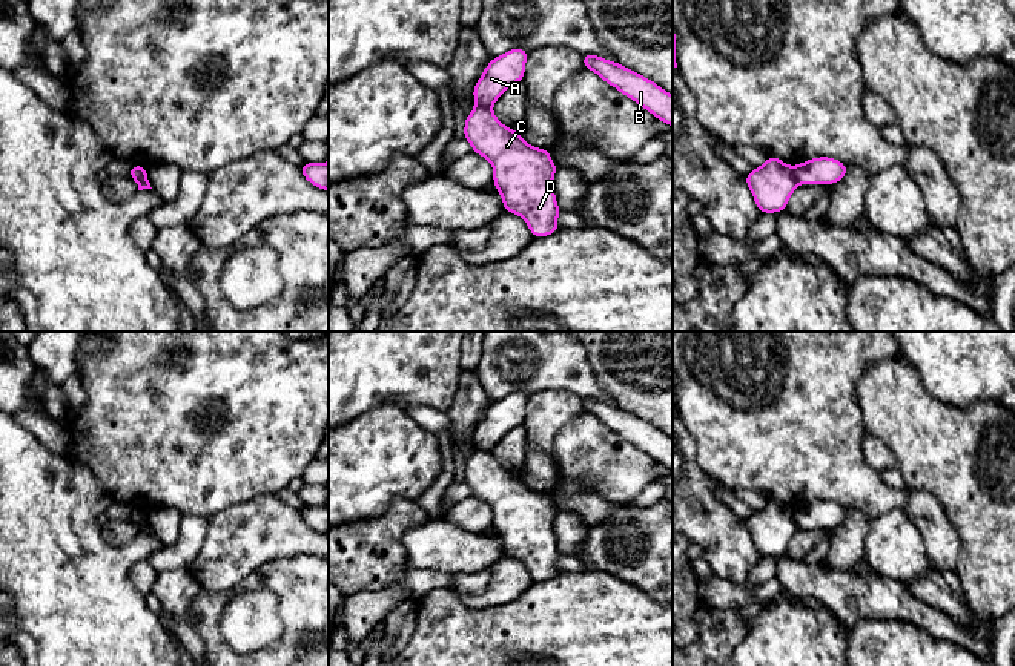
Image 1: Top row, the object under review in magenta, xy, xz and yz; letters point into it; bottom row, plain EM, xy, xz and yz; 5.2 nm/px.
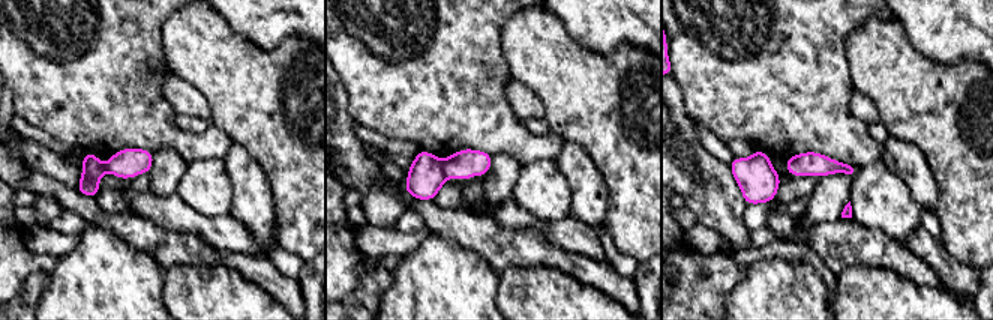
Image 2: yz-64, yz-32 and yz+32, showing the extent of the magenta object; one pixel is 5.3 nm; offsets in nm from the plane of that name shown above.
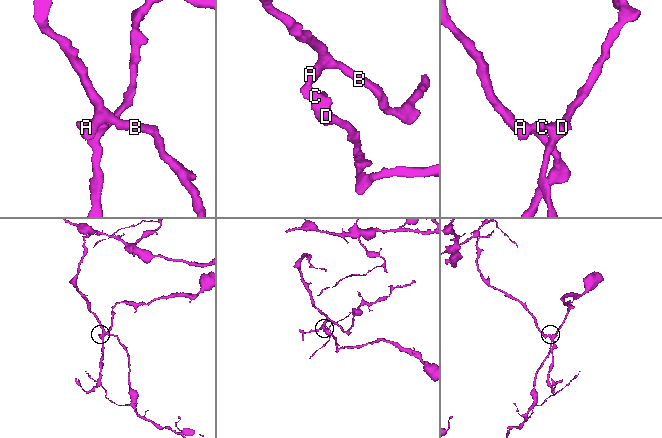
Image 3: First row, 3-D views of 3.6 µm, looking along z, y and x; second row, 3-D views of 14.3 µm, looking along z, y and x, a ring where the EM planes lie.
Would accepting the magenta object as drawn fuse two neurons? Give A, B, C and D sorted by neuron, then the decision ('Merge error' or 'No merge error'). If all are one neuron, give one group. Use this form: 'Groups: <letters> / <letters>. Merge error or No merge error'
Groups: A B / C D. Merge error

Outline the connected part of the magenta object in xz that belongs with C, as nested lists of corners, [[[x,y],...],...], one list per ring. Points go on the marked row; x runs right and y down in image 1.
[[[476,106],[465,118],[464,138],[494,170],[504,210],[522,216],[534,238],[559,230],[553,178],[559,169],[548,149],[530,146],[517,130],[504,126],[491,109]]]

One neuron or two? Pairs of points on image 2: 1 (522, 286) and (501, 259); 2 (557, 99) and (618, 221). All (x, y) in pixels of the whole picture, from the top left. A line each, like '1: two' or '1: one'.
1: two
2: one

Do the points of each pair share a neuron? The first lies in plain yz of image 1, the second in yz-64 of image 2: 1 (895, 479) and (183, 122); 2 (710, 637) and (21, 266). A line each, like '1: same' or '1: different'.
1: same
2: different

